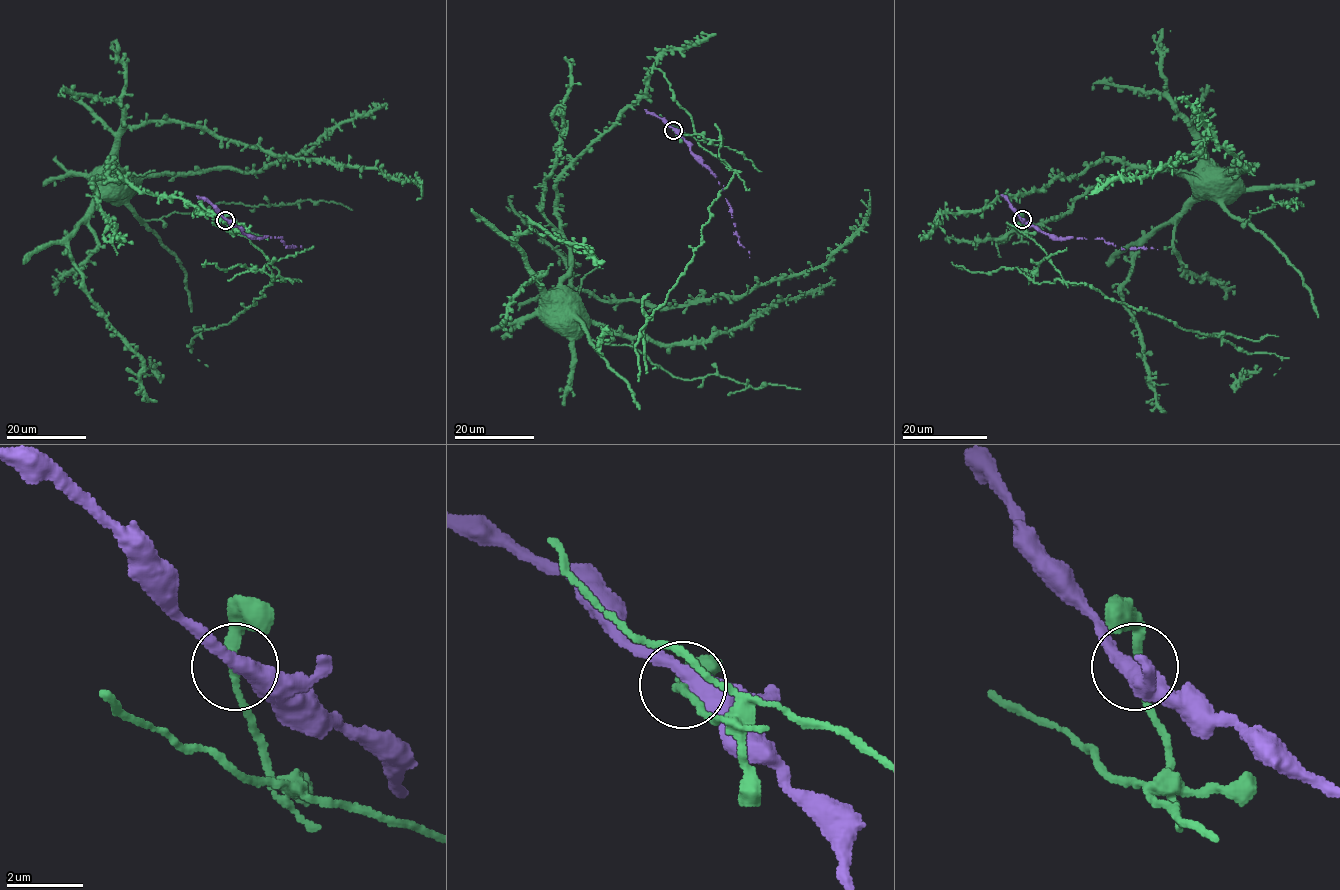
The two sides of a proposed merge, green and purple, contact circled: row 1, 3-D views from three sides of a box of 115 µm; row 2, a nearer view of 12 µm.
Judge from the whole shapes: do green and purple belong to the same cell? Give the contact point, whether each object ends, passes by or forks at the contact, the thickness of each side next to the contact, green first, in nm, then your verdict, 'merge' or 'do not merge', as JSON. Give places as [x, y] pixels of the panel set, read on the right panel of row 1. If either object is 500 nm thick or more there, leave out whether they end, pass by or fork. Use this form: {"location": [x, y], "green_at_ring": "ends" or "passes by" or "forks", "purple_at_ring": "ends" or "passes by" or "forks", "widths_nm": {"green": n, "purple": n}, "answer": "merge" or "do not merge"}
{"location": [1022, 219], "green_at_ring": "passes by", "purple_at_ring": "passes by", "widths_nm": {"green": 240, "purple": 440}, "answer": "do not merge"}

